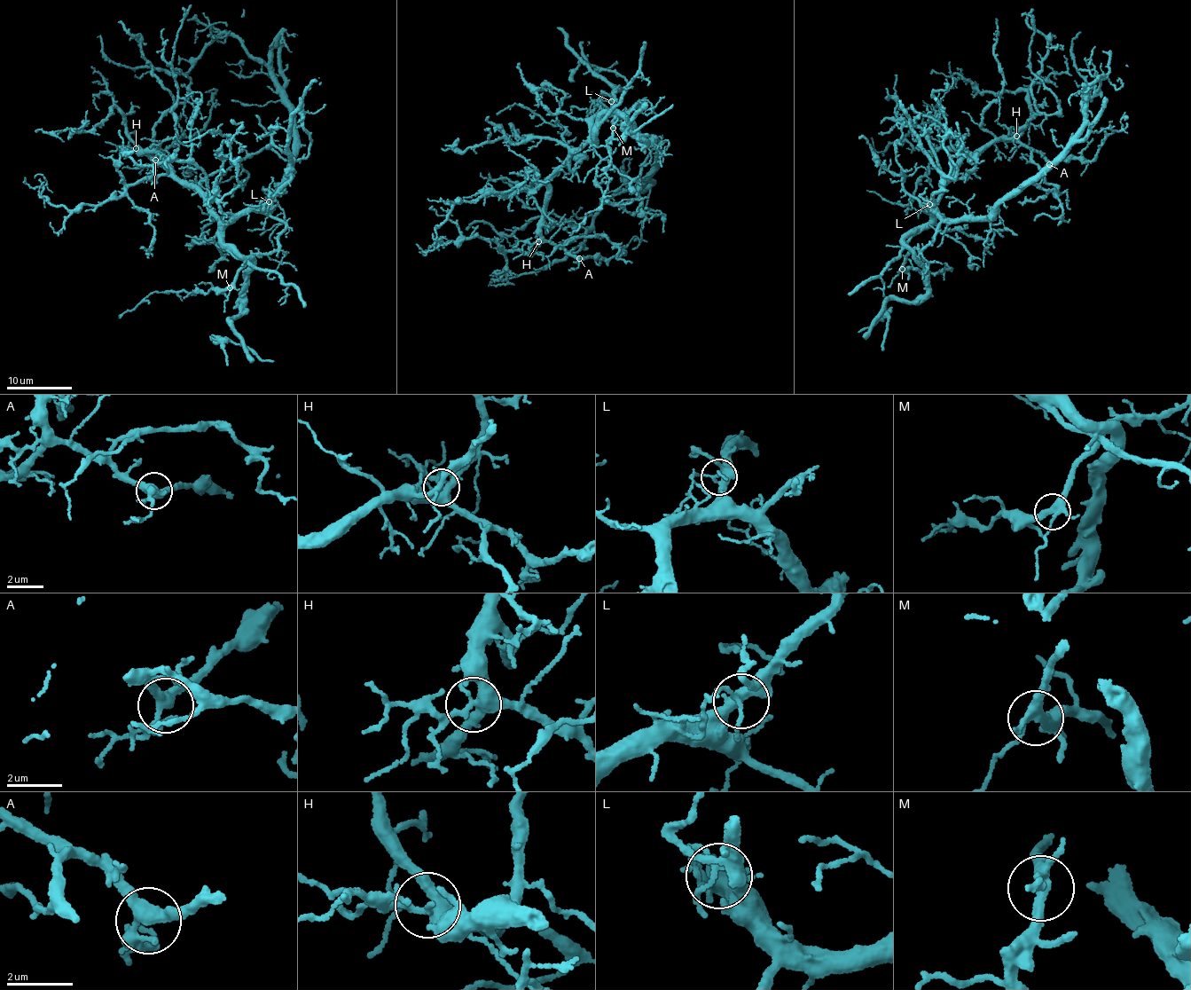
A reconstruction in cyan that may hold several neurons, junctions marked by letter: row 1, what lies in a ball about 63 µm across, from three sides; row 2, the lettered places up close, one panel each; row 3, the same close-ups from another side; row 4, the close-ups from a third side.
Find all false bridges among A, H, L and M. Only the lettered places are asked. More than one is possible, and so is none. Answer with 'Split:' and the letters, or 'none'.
Split: none

